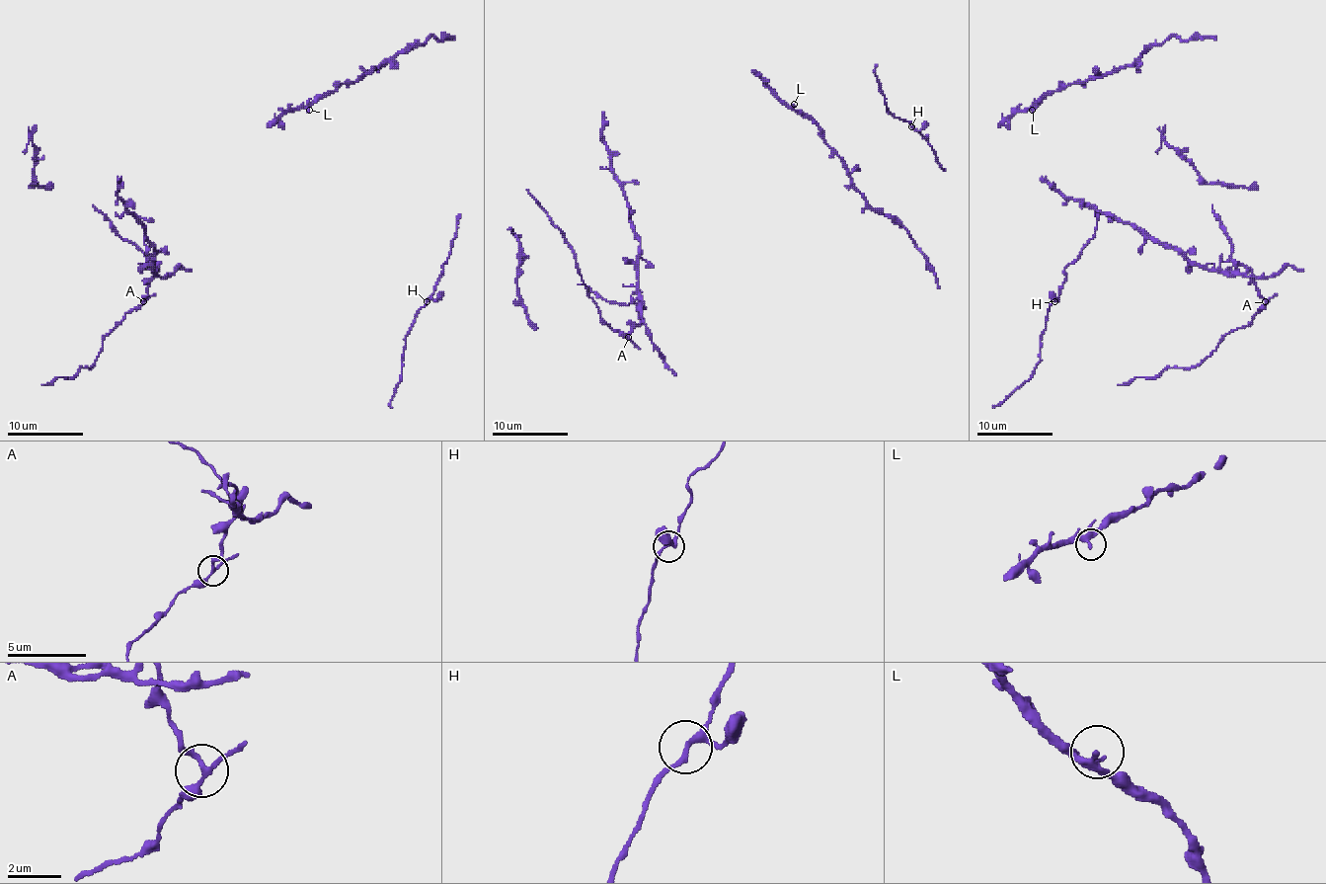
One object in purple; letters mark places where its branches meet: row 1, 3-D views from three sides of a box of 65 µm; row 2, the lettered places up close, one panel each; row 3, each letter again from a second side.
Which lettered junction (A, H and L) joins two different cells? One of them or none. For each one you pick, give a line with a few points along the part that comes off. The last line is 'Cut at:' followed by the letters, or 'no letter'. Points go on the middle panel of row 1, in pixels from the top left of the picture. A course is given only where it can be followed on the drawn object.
A: course (629, 337), (640, 324), (638, 307), (634, 303), (610, 303), (587, 286), (578, 284)
Cut at: A

